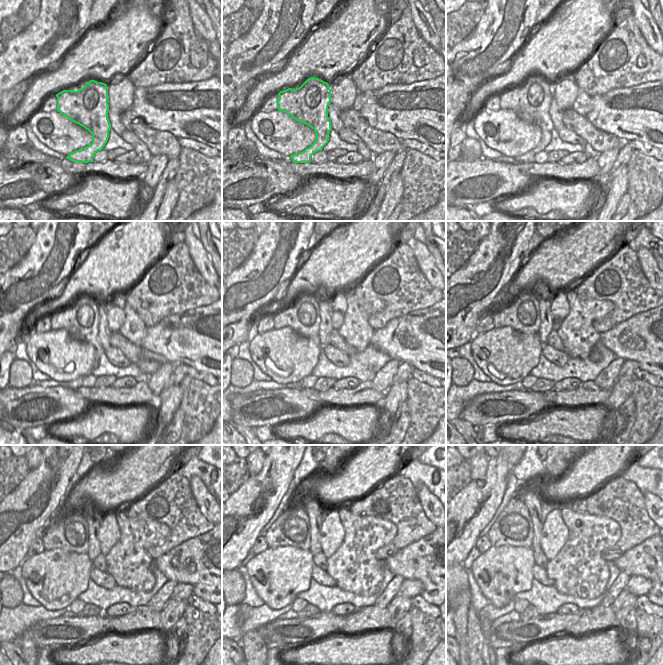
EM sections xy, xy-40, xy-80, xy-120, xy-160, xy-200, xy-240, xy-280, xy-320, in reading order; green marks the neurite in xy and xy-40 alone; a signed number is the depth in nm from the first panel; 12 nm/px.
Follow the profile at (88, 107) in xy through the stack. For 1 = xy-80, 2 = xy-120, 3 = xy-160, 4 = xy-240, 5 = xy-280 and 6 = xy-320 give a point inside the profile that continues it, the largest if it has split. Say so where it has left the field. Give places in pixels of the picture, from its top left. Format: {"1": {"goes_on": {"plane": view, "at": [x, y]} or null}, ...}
{"1": {"goes_on": {"plane": "xy-80", "at": [530, 102]}}, "2": {"goes_on": {"plane": "xy-120", "at": [81, 321]}}, "3": {"goes_on": {"plane": "xy-160", "at": [303, 316]}}, "4": {"goes_on": {"plane": "xy-240", "at": [71, 534]}}, "5": {"goes_on": {"plane": "xy-280", "at": [292, 528]}}, "6": {"goes_on": {"plane": "xy-320", "at": [513, 527]}}}

